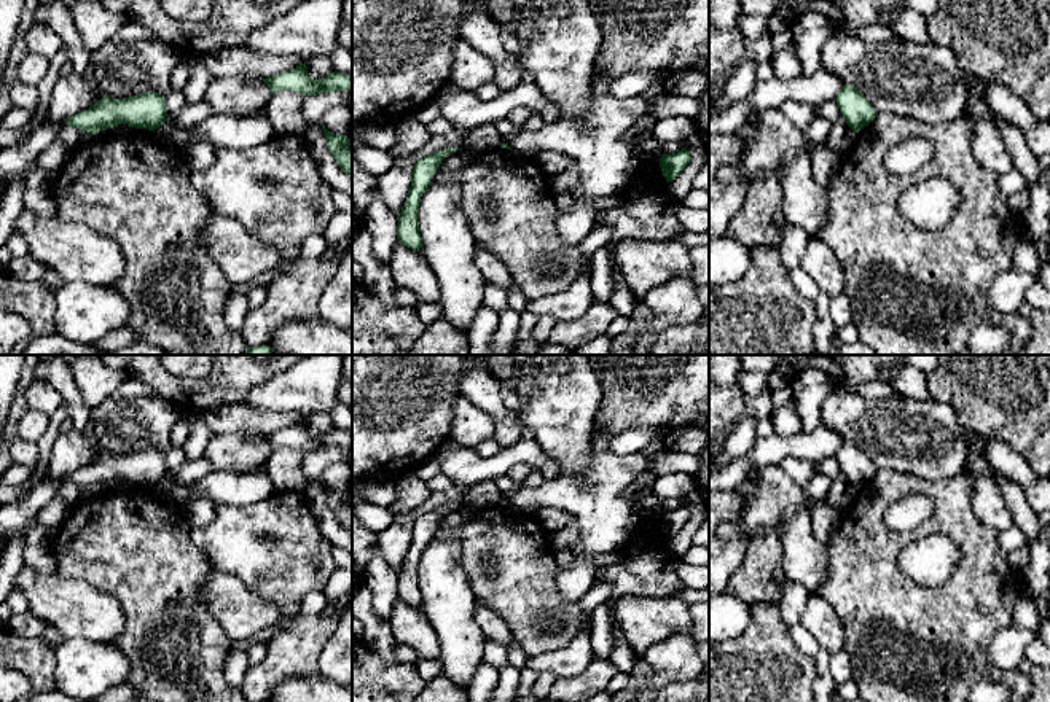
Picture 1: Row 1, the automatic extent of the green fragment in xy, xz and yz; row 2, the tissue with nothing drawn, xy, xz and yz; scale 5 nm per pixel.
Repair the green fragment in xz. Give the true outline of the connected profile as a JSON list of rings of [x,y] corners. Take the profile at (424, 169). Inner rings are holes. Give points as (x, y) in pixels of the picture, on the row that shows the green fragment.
[[[446,148],[443,151],[437,151],[421,158],[413,169],[411,188],[408,191],[408,197],[398,215],[398,226],[397,226],[397,239],[405,247],[419,252],[422,247],[422,237],[419,234],[419,223],[417,223],[417,207],[421,202],[422,194],[432,183],[432,178],[440,167],[441,161],[453,151],[462,148]]]

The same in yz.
[[[844,84],[840,89],[835,102],[841,111],[841,116],[848,121],[848,126],[854,132],[859,132],[876,118],[876,111],[865,96],[849,84]]]

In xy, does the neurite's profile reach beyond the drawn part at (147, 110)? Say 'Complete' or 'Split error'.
Complete

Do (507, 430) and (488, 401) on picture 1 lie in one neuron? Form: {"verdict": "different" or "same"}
{"verdict": "same"}

